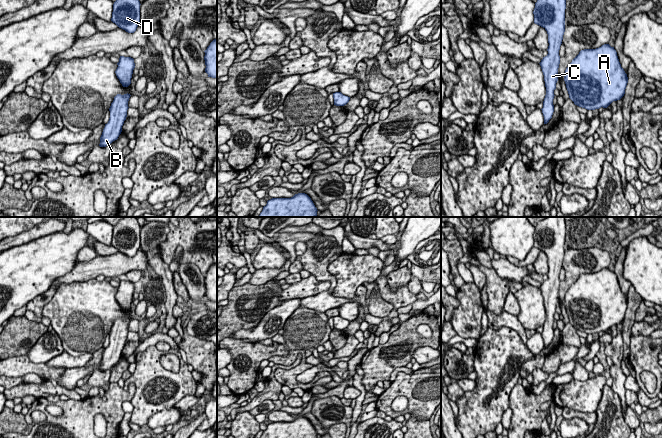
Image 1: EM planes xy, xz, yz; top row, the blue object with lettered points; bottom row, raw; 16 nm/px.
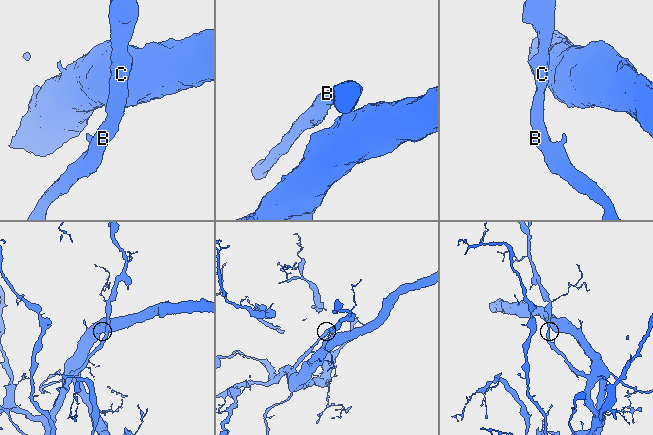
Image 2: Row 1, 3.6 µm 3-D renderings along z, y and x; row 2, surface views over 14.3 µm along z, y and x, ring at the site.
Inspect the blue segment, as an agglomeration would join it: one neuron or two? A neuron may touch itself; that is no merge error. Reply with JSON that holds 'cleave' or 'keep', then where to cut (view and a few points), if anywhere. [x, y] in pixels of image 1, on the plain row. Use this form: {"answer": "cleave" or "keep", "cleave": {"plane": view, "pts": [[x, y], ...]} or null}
{"answer": "keep", "cleave": null}

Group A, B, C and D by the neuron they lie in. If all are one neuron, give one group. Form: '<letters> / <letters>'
A B C D

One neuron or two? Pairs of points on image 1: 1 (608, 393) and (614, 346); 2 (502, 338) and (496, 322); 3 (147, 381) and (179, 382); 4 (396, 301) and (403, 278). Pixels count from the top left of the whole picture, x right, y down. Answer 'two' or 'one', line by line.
1: two
2: two
3: one
4: two

